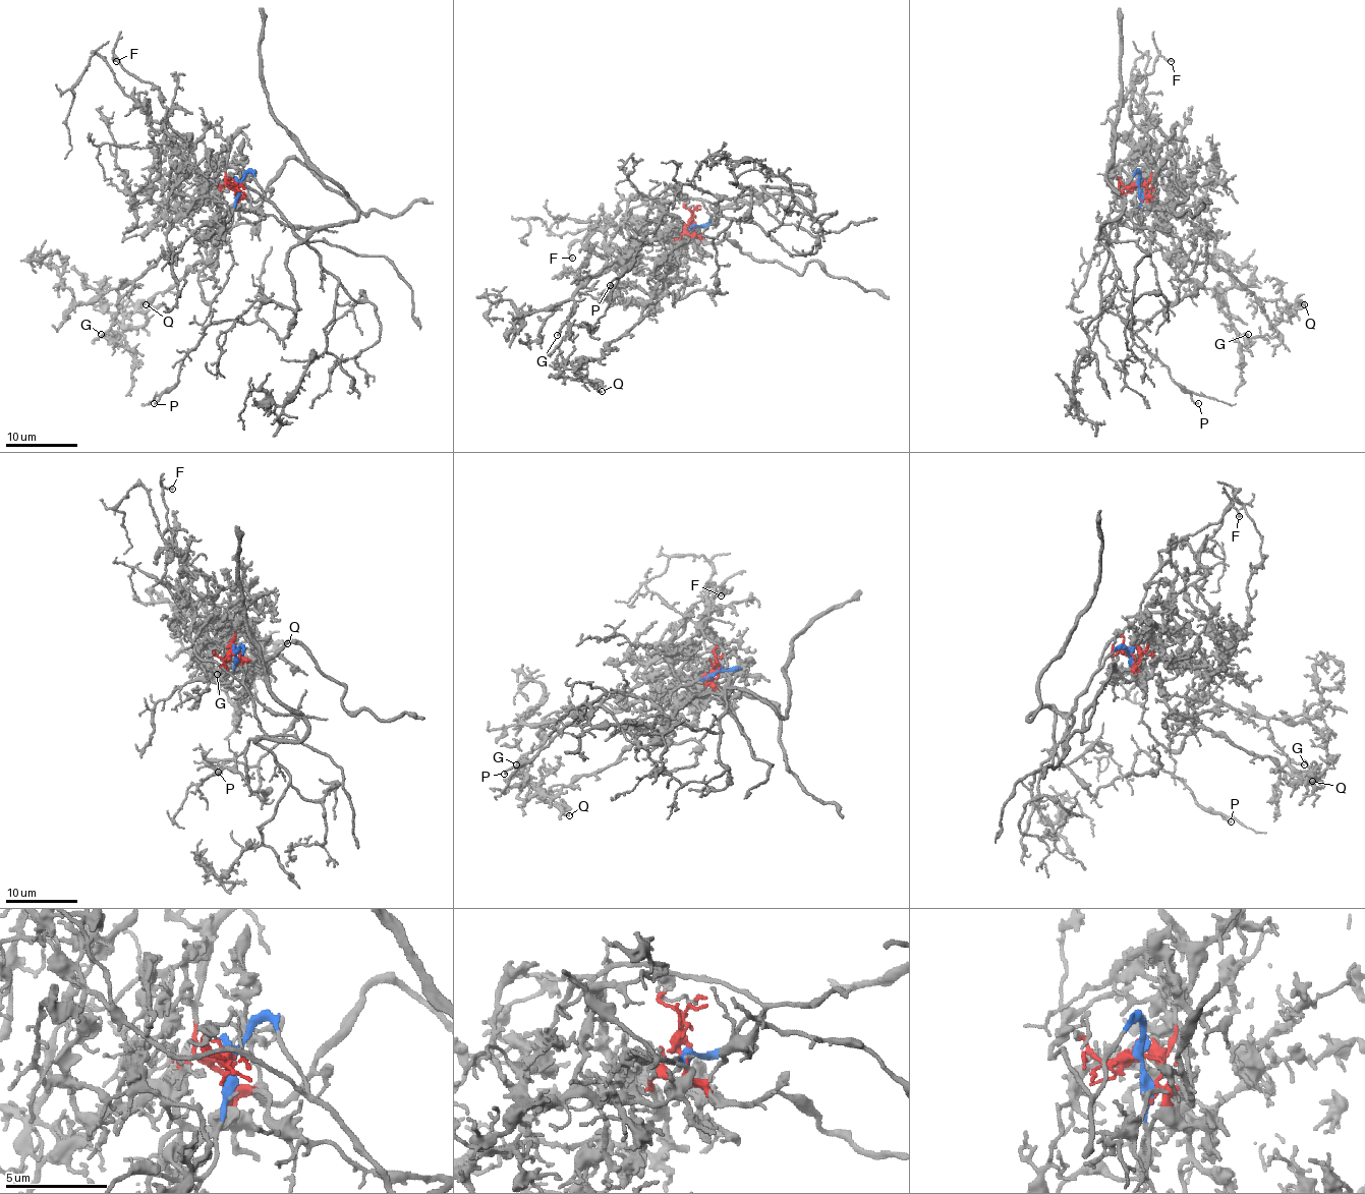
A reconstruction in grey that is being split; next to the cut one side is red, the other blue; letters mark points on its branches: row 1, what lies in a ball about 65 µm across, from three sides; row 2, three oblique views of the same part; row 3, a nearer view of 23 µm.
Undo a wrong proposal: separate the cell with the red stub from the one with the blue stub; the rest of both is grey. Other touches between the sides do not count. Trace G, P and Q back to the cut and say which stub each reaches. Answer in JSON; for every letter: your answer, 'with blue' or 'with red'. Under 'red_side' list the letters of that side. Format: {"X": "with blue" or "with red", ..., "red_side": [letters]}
{"G": "with red", "P": "with blue", "Q": "with red", "red_side": ["G", "Q"]}

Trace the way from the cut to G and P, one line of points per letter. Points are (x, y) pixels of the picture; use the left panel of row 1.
G: (235, 183), (195, 202), (171, 225), (169, 247), (136, 278), (117, 289), (119, 313), (101, 334)
P: (235, 183), (251, 172), (303, 239), (287, 259), (296, 316), (284, 338), (259, 320), (209, 325), (155, 404)

